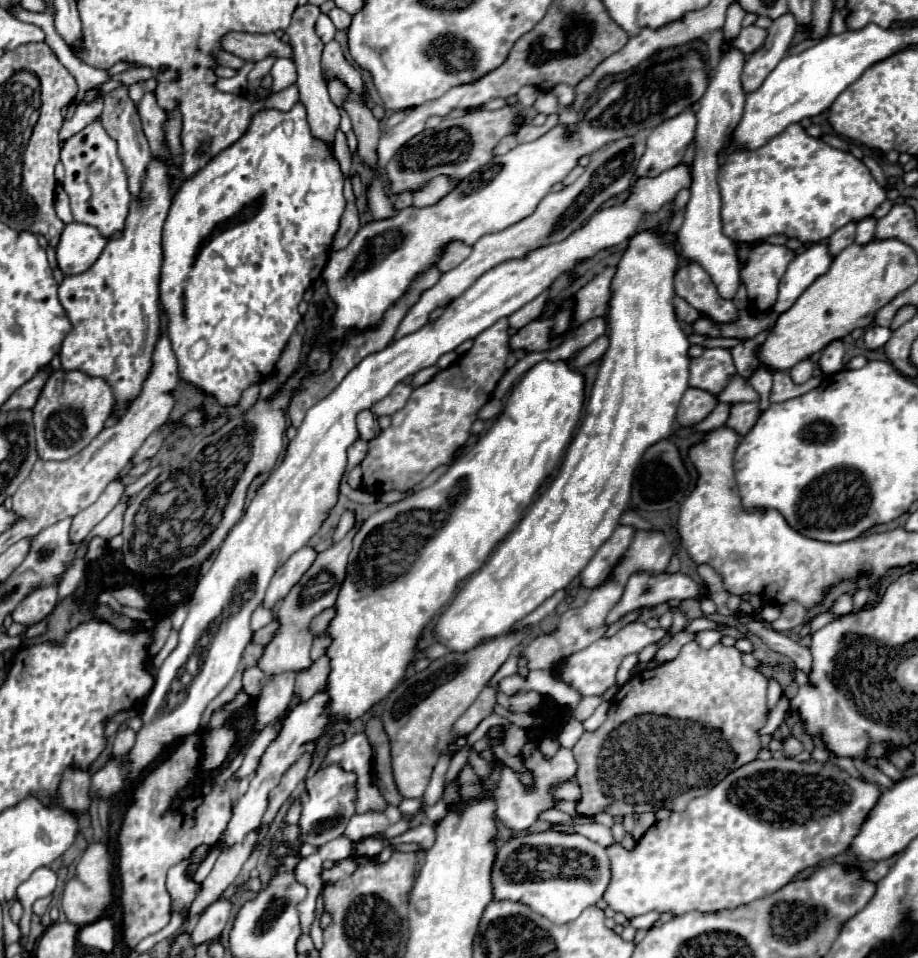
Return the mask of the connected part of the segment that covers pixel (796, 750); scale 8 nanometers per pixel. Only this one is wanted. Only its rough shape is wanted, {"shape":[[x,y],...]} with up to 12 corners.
{"shape":[[788,737],[784,753],[796,757],[802,753],[802,741]]}

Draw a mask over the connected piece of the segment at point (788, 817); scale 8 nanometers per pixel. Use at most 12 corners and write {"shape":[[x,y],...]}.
{"shape":[[754,759],[634,849],[604,899],[748,905],[840,855],[880,789]]}

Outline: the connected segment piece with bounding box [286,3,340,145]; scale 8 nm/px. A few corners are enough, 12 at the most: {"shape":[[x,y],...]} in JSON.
{"shape":[[298,5],[286,29],[312,135],[330,143],[340,111],[330,103],[314,31],[316,5]]}

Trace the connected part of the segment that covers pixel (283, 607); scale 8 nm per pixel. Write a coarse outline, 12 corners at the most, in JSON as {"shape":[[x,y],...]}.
{"shape":[[358,521],[280,603],[264,673],[312,667],[312,617],[336,603]]}

